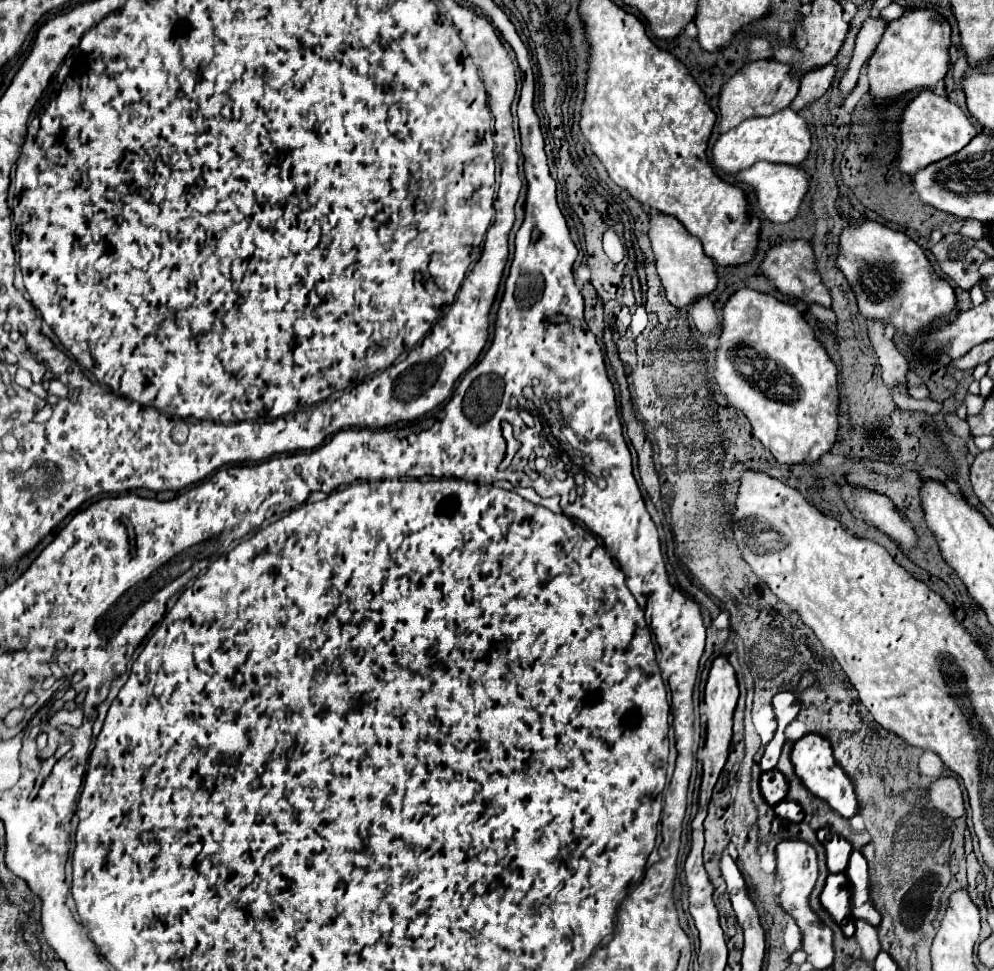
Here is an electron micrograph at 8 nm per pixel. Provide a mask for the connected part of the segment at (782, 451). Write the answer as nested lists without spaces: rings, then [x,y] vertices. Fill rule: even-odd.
[[[740,289],[738,293],[734,293],[724,309],[722,309],[722,315],[724,315],[724,323],[722,323],[722,335],[720,335],[720,347],[716,349],[716,383],[720,385],[724,397],[728,399],[730,405],[738,407],[744,411],[744,415],[748,417],[752,429],[754,429],[754,435],[762,441],[762,445],[774,455],[774,459],[778,463],[804,463],[804,465],[816,465],[820,461],[822,455],[830,453],[834,441],[836,441],[836,435],[838,435],[838,369],[834,365],[834,361],[828,357],[828,353],[824,351],[822,343],[816,339],[812,327],[804,321],[804,317],[798,313],[796,307],[788,305],[788,303],[782,303],[778,301],[776,297],[772,295],[764,295],[764,293],[758,293],[754,289]]]

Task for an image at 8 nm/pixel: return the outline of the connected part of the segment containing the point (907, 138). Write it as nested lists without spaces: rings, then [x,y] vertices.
[[[922,91],[904,111],[902,123],[900,123],[900,157],[898,157],[898,167],[906,175],[916,173],[916,169],[924,169],[944,157],[954,155],[956,151],[964,149],[976,135],[974,125],[968,121],[964,111],[948,101],[946,97],[938,97],[932,91]]]

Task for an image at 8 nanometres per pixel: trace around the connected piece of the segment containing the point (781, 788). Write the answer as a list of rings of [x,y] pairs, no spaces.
[[[772,769],[772,771],[768,771],[768,773],[762,773],[760,789],[762,789],[764,799],[766,799],[770,805],[776,805],[776,803],[780,803],[780,801],[786,799],[788,779],[786,779],[778,769]]]

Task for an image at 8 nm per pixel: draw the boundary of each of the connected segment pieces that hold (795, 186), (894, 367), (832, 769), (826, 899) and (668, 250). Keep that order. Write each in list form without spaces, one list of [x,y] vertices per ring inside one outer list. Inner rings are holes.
[[[760,161],[752,165],[752,169],[740,171],[738,179],[750,187],[754,187],[758,197],[758,207],[772,223],[788,223],[792,221],[802,205],[804,195],[808,193],[808,173],[798,165],[776,165],[768,161]]]
[[[868,321],[868,337],[878,355],[882,367],[882,379],[888,387],[892,385],[906,385],[908,361],[896,349],[892,339],[886,335],[886,325],[882,321]]]
[[[804,735],[800,741],[796,741],[794,751],[792,751],[792,763],[796,769],[796,775],[800,777],[800,781],[820,799],[824,799],[834,811],[838,811],[842,817],[850,819],[858,813],[858,799],[856,799],[856,791],[852,781],[848,779],[848,775],[842,771],[842,767],[836,763],[832,749],[830,749],[830,741],[826,737],[820,735]]]
[[[834,873],[828,877],[820,901],[836,923],[842,923],[852,913],[852,905],[848,905],[848,901],[852,901],[852,887],[848,885],[846,873]]]
[[[652,213],[650,215],[650,243],[656,255],[656,269],[662,279],[666,297],[676,309],[686,309],[696,299],[708,297],[710,293],[714,293],[718,285],[718,273],[716,273],[714,261],[704,255],[700,239],[690,235],[676,217],[670,217],[664,213]]]

